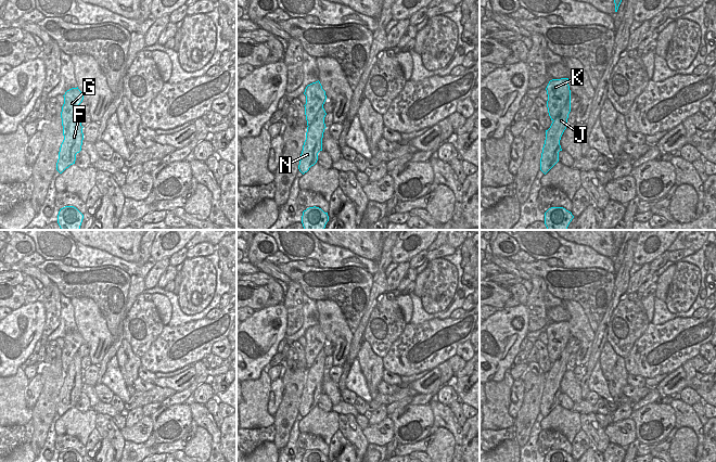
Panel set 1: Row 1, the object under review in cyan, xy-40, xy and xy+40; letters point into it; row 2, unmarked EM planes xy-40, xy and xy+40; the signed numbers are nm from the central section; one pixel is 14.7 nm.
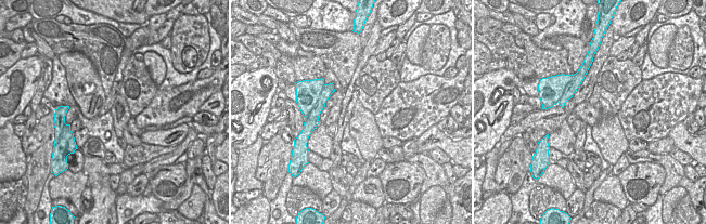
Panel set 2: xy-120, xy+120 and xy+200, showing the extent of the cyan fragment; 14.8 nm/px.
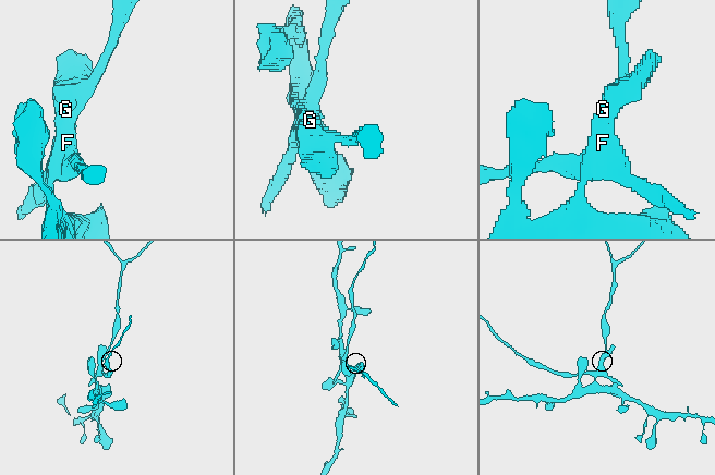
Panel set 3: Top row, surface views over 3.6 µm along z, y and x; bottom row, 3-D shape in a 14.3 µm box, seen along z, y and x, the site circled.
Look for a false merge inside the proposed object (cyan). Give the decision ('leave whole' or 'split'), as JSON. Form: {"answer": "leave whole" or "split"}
{"answer": "split"}

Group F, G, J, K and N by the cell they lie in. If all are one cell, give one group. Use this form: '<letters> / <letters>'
F J N / G K

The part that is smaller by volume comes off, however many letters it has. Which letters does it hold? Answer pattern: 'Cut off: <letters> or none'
Cut off: F, J, N

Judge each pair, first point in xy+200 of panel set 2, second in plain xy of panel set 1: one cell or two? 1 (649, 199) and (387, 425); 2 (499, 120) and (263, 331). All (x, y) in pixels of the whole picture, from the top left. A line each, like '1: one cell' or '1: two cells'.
1: two cells
2: one cell

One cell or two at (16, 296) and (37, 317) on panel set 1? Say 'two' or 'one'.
two

